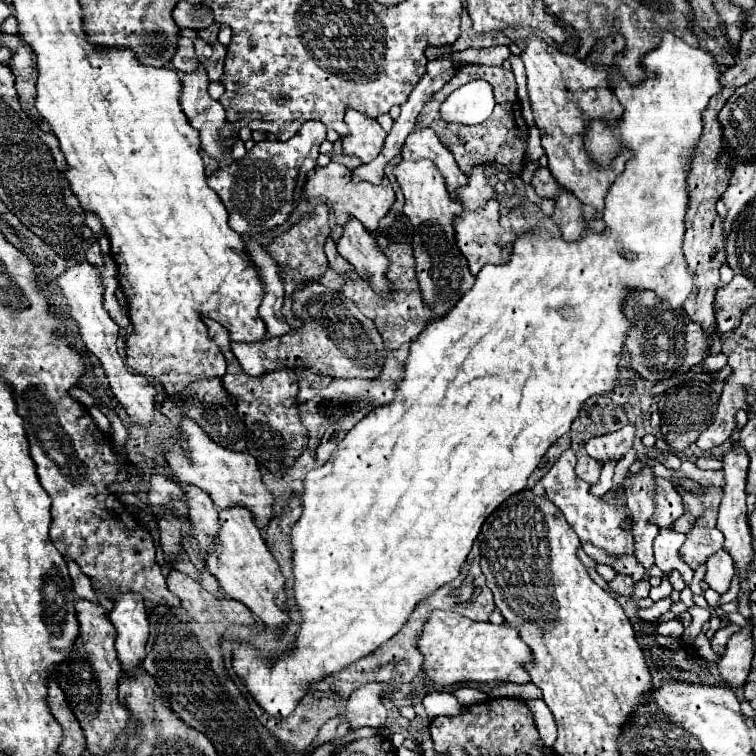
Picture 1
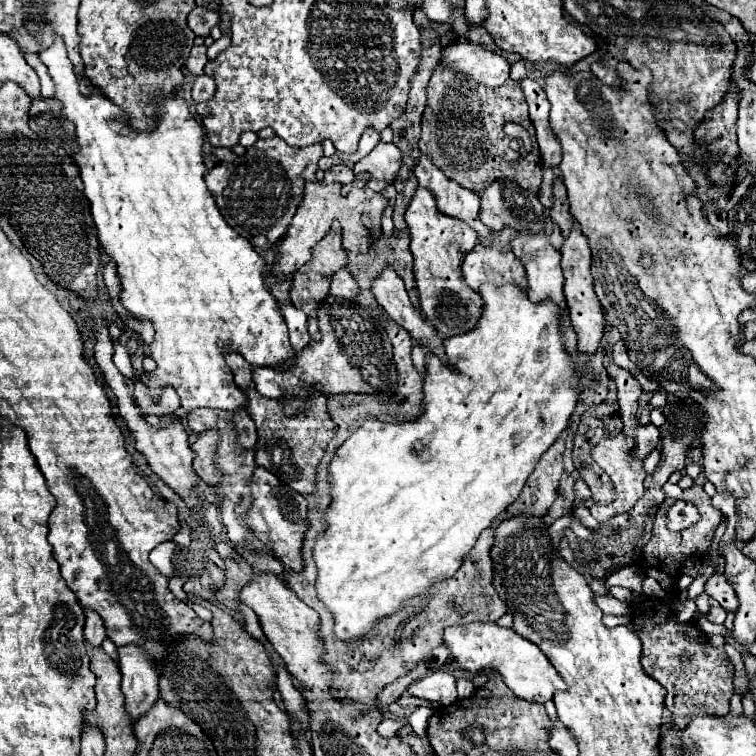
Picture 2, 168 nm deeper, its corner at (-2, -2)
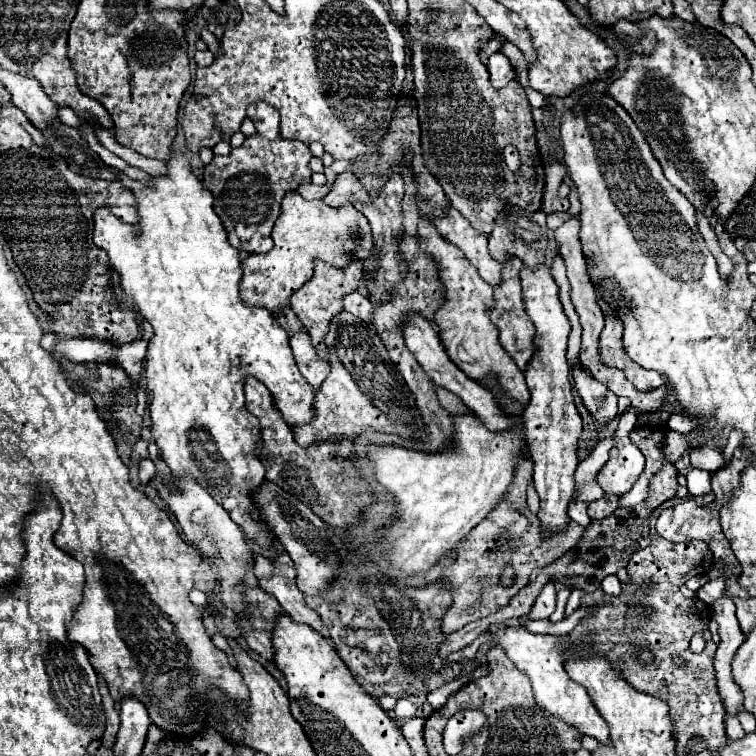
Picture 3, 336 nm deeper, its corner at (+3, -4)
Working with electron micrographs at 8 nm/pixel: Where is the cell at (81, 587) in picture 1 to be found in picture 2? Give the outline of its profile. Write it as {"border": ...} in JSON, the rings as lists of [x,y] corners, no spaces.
{"border":[[[85,610],[85,638],[91,646],[95,648],[101,648],[101,642],[107,638],[107,632],[103,628],[103,622],[101,622],[101,616],[97,616],[97,612],[91,612],[91,610]]]}

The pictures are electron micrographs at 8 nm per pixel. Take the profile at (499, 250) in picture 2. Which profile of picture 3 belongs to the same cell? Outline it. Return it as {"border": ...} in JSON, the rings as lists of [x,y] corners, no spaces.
{"border":[[[506,260],[502,266],[502,280],[498,286],[494,286],[494,306],[488,308],[488,316],[490,320],[498,326],[500,330],[500,342],[502,346],[508,350],[508,354],[514,358],[516,366],[524,372],[524,366],[528,364],[528,358],[532,358],[532,338],[534,338],[534,326],[532,320],[528,318],[526,310],[524,310],[524,300],[522,300],[522,290],[520,290],[520,270],[522,270],[522,260]]]}

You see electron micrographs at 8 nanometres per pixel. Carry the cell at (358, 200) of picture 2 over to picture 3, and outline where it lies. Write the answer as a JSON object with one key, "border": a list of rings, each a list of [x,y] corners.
{"border":[[[298,192],[286,194],[284,202],[282,202],[282,214],[276,220],[274,230],[272,230],[274,248],[266,254],[248,256],[242,264],[244,276],[240,282],[240,298],[250,306],[264,306],[274,314],[280,308],[288,308],[292,292],[296,292],[312,276],[312,260],[314,258],[320,258],[332,266],[346,266],[346,262],[350,262],[350,260],[364,260],[364,258],[372,256],[374,246],[372,246],[372,234],[368,232],[368,228],[370,228],[368,220],[352,204],[332,208],[332,206],[324,204],[324,200],[320,200],[320,198],[318,200],[304,200]]]}

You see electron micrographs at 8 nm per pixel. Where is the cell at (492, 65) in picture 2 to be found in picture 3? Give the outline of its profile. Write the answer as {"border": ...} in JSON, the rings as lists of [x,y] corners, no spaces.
{"border":[[[500,52],[490,56],[488,72],[490,72],[490,84],[494,88],[504,88],[514,78],[514,68],[510,66],[508,58],[504,54],[500,54]]]}

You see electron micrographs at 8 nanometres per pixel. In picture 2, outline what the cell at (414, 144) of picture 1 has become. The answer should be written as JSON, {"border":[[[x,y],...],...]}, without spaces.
{"border":[[[421,154],[419,158],[415,176],[419,180],[419,186],[429,188],[429,192],[433,192],[437,200],[437,210],[441,214],[465,220],[465,224],[469,224],[477,232],[479,236],[477,240],[481,244],[485,246],[491,244],[491,238],[493,238],[491,230],[479,220],[479,196],[475,192],[465,190],[459,184],[451,182],[437,166],[433,166],[429,156],[425,154]]]}

